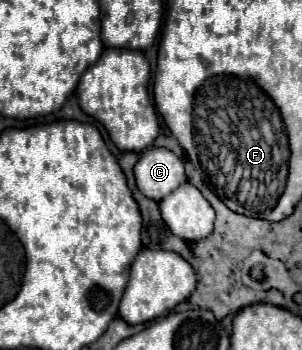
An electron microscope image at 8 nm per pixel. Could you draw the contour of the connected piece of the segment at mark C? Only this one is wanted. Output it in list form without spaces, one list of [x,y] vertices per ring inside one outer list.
[[[156,146],[140,152],[134,174],[138,190],[156,202],[186,182],[182,160],[174,152]]]

